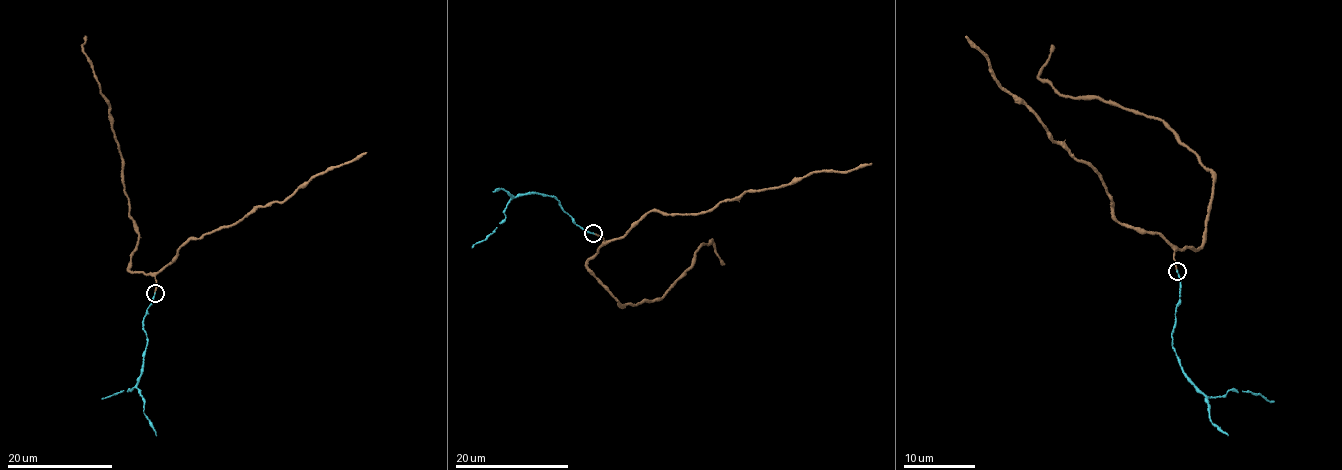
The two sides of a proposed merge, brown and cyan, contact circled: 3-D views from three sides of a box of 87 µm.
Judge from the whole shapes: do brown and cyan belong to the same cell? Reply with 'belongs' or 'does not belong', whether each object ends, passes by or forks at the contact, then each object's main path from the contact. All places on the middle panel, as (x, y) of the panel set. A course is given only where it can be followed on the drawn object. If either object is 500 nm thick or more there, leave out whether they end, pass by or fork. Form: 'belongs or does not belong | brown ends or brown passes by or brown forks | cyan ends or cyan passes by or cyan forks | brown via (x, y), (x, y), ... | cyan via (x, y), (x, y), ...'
belongs | brown ends | cyan ends | brown via (593, 233), (604, 240), (587, 266), (624, 307), (659, 299), (692, 264), (700, 244), (712, 240), (724, 264) | cyan via (593, 234), (579, 226), (552, 195), (532, 191), (510, 200), (505, 219), (491, 234), (471, 248)

